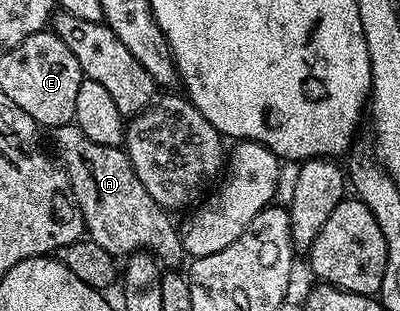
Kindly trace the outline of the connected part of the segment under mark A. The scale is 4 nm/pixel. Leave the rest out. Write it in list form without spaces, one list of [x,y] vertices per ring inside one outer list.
[[[66,128],[59,134],[60,162],[70,178],[70,190],[90,239],[115,256],[152,252],[159,263],[177,267],[174,265],[184,258],[179,227],[174,227],[173,217],[148,196],[148,188],[140,184],[125,149],[94,143],[77,128]]]

